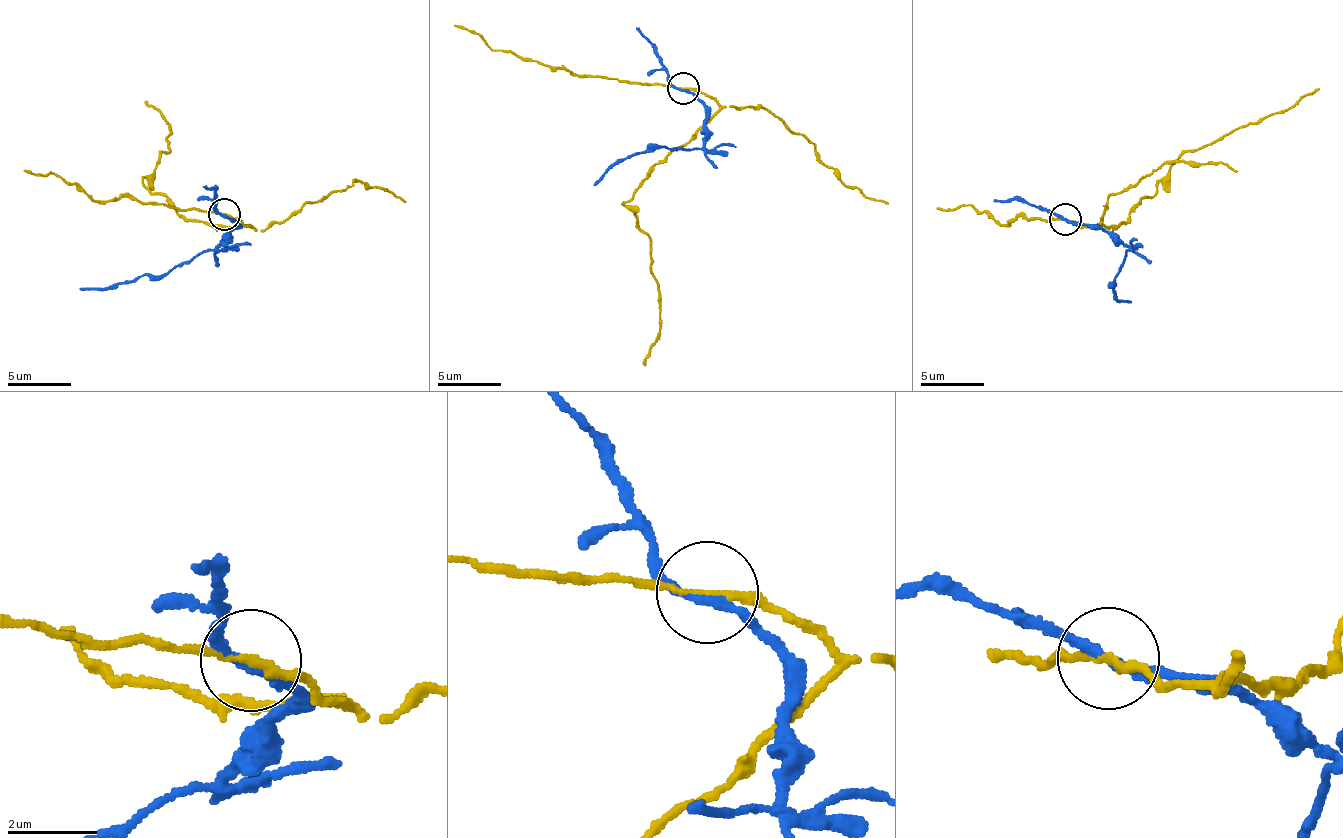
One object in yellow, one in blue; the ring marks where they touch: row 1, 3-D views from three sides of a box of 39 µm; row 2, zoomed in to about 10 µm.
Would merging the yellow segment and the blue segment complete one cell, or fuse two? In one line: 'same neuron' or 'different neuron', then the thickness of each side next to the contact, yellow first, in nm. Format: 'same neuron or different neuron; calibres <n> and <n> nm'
different neuron; calibres 140 and 190 nm

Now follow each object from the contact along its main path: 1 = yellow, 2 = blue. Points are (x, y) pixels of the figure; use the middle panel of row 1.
1: (683, 89), (702, 92), (720, 108), (630, 201), (650, 241), (650, 267), (662, 310), (646, 367)
2: (683, 89), (704, 107), (705, 132), (698, 149), (647, 148), (620, 158), (594, 186)

